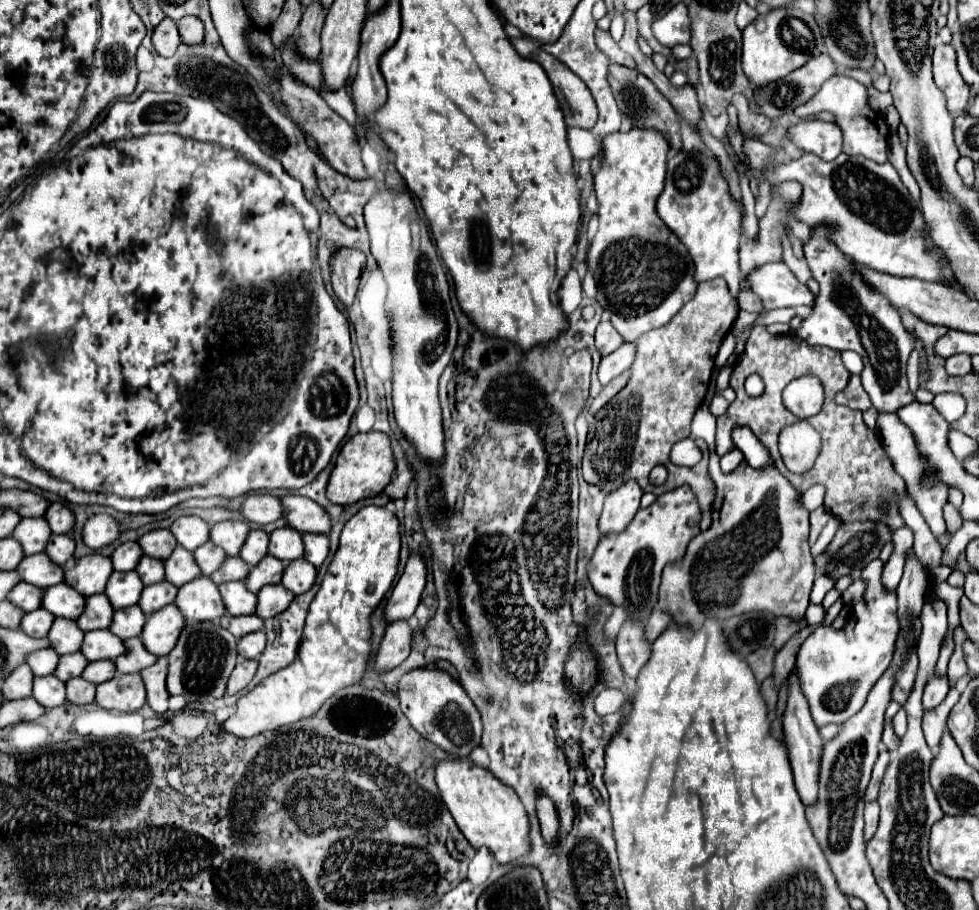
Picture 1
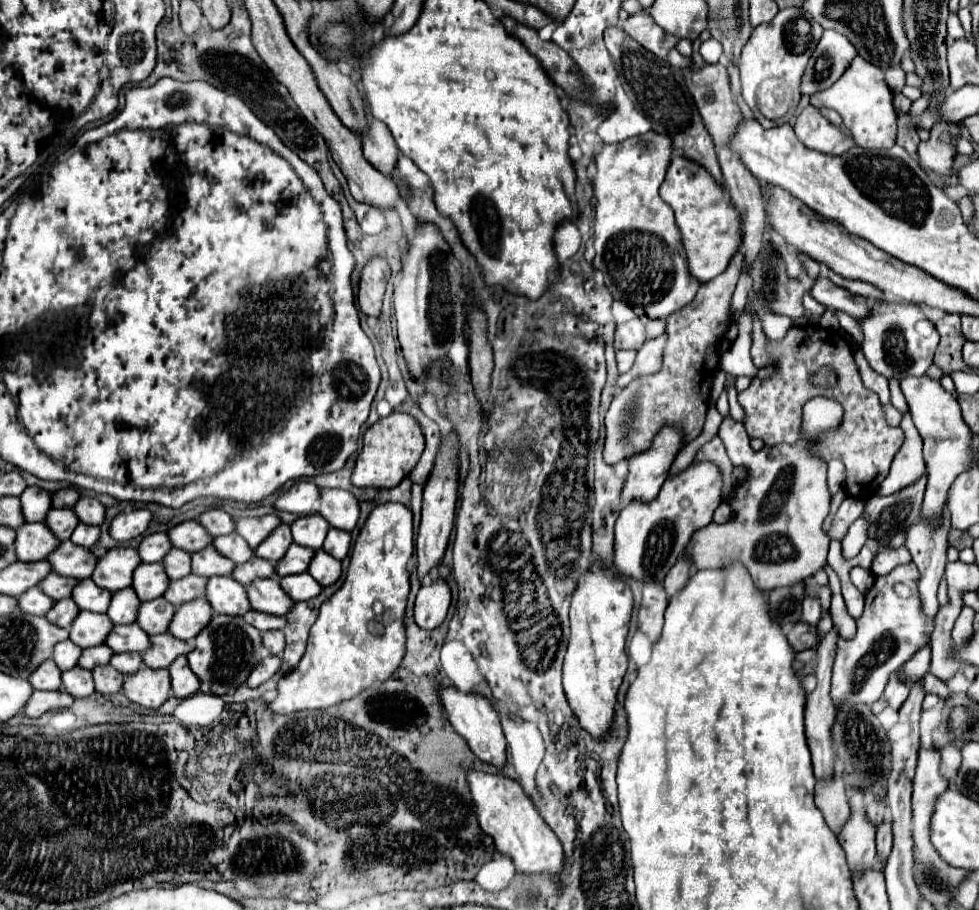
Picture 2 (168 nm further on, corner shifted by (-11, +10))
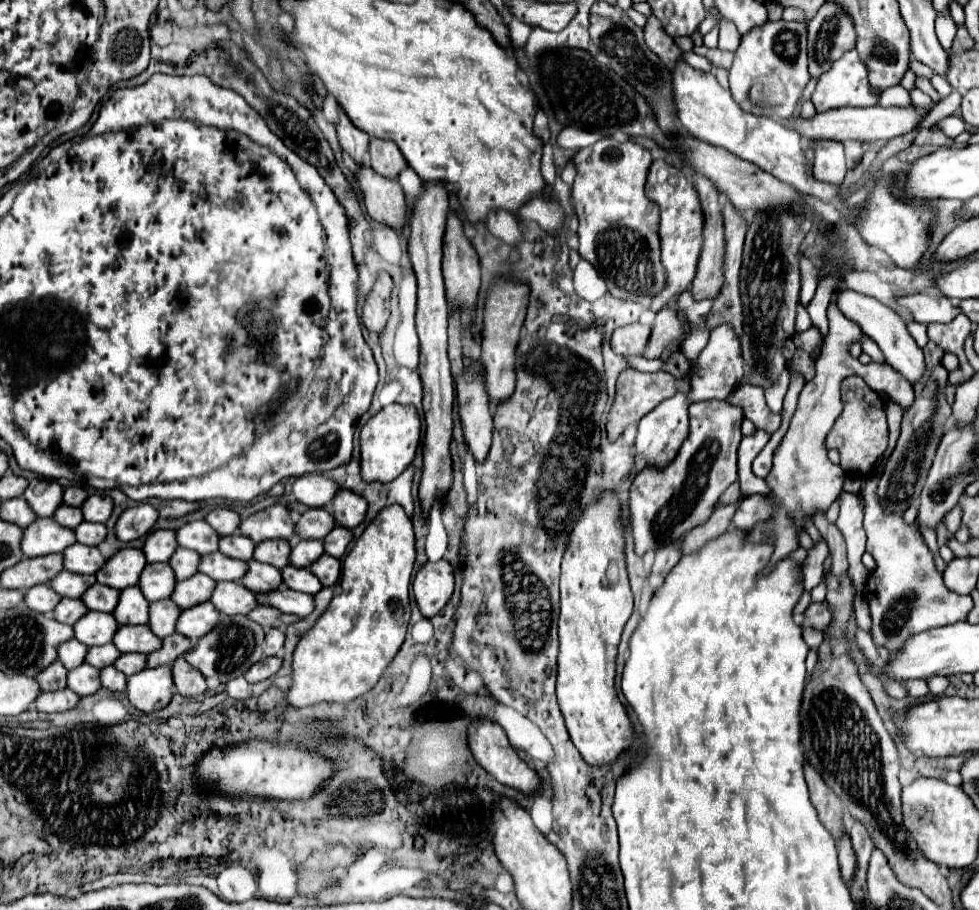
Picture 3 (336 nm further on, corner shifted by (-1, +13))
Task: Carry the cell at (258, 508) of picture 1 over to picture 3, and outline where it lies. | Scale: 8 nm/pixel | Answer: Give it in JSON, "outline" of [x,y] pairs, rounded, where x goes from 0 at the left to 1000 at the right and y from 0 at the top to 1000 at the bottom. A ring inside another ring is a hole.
{"outline":[[[308,522],[302,526],[298,535],[298,544],[302,551],[315,557],[331,557],[337,553],[349,535],[343,535],[339,526],[331,526],[331,522]]]}

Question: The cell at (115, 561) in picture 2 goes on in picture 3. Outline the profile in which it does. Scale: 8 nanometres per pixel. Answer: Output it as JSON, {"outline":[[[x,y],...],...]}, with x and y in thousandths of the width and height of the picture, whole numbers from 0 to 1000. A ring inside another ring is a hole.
{"outline":[[[125,603],[121,610],[116,610],[104,627],[98,630],[100,641],[127,647],[141,643],[143,627],[149,623],[147,608],[143,603]]]}

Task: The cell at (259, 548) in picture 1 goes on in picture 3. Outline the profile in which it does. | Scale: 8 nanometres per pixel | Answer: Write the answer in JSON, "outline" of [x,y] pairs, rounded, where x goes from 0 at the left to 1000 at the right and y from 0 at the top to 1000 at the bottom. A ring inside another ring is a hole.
{"outline":[[[270,595],[261,599],[259,614],[266,619],[280,621],[282,625],[290,625],[296,614],[296,599],[292,595]]]}

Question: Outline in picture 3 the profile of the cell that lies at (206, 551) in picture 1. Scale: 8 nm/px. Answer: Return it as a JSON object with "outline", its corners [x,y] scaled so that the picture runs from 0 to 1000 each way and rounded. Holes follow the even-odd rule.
{"outline":[[[245,586],[225,592],[225,605],[237,614],[247,614],[247,616],[257,614],[259,601],[261,599],[257,597],[257,592],[249,592],[249,588],[245,588]]]}

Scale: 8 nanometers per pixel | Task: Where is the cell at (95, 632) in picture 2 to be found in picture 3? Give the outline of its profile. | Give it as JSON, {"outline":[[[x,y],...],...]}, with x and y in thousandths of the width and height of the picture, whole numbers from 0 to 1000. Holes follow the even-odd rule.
{"outline":[[[92,671],[76,687],[76,700],[90,711],[108,709],[114,704],[114,698],[121,693],[121,689],[123,687],[112,674]]]}

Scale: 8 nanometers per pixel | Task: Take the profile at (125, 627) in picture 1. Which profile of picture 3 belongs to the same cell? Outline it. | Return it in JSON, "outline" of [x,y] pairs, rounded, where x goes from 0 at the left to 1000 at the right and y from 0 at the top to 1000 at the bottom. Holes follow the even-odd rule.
{"outline":[[[174,658],[168,660],[159,660],[153,665],[153,691],[161,698],[161,700],[172,700],[180,693],[180,680],[184,678],[184,667],[180,667],[180,663],[176,663]]]}

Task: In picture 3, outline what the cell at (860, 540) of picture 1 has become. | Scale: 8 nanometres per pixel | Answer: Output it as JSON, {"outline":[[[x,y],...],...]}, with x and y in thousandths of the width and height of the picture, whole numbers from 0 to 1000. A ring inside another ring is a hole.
{"outline":[[[948,375],[948,379],[944,381],[946,408],[940,414],[940,421],[936,421],[936,427],[934,427],[936,438],[934,438],[932,447],[927,447],[927,452],[923,452],[921,474],[919,474],[915,493],[911,496],[909,504],[905,507],[905,513],[903,513],[899,533],[897,533],[897,544],[899,544],[905,562],[925,562],[934,553],[934,542],[936,542],[936,551],[938,551],[944,529],[948,524],[952,504],[956,500],[956,491],[958,491],[958,487],[966,474],[966,465],[972,456],[972,449],[966,443],[966,434],[964,434],[964,427],[968,423],[968,408],[962,401],[962,392],[964,392],[964,386],[960,386],[960,381],[956,381],[956,377]]]}

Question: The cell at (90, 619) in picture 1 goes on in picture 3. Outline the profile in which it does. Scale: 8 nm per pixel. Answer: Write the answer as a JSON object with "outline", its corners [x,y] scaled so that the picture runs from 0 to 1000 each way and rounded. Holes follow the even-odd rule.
{"outline":[[[129,645],[123,652],[121,667],[116,669],[116,678],[123,687],[141,687],[151,685],[151,667],[153,663],[147,658],[141,645]]]}

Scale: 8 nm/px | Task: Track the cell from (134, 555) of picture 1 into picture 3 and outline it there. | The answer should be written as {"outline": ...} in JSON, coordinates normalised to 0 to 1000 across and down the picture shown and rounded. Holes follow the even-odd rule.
{"outline":[[[163,581],[163,584],[153,586],[149,592],[149,599],[147,599],[147,608],[149,608],[151,619],[172,616],[180,603],[182,603],[180,584],[172,584],[172,581]]]}

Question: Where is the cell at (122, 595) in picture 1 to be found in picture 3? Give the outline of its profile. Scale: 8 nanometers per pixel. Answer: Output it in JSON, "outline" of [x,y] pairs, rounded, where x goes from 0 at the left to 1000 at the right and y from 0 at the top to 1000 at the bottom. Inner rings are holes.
{"outline":[[[155,619],[145,627],[141,643],[153,663],[174,658],[180,643],[180,632],[172,619]]]}

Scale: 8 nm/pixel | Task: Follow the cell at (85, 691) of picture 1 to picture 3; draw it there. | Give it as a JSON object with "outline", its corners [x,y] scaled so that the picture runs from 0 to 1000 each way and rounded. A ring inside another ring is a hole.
{"outline":[[[106,733],[102,740],[104,755],[112,759],[129,759],[129,742],[118,737],[118,733]]]}

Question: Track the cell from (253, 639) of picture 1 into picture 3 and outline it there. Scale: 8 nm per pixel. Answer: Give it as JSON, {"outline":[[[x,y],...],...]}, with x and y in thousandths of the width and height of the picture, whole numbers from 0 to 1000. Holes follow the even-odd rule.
{"outline":[[[274,691],[272,696],[272,720],[284,720],[290,711],[290,693],[288,691]]]}

